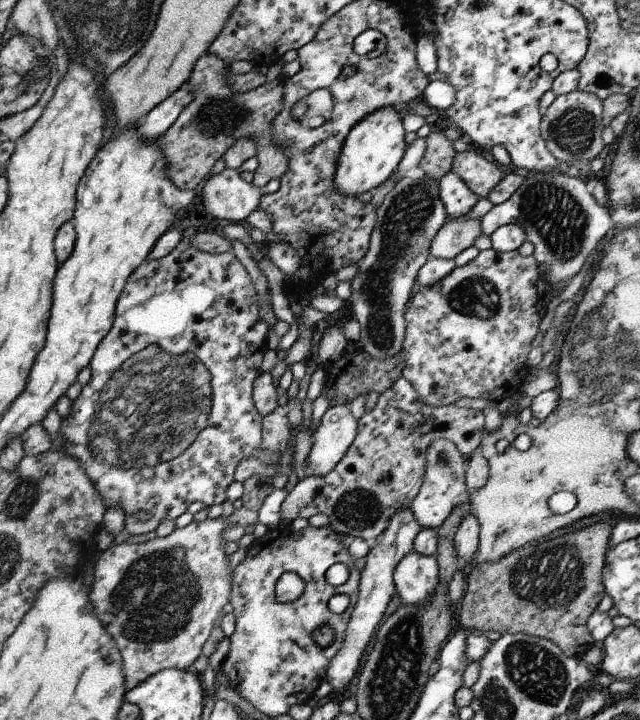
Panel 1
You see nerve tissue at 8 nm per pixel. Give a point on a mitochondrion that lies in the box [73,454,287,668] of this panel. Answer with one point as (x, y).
(155, 599)

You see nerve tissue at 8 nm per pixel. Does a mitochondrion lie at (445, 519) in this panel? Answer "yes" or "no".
no

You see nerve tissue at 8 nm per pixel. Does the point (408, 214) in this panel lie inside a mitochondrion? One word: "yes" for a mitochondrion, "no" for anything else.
yes

